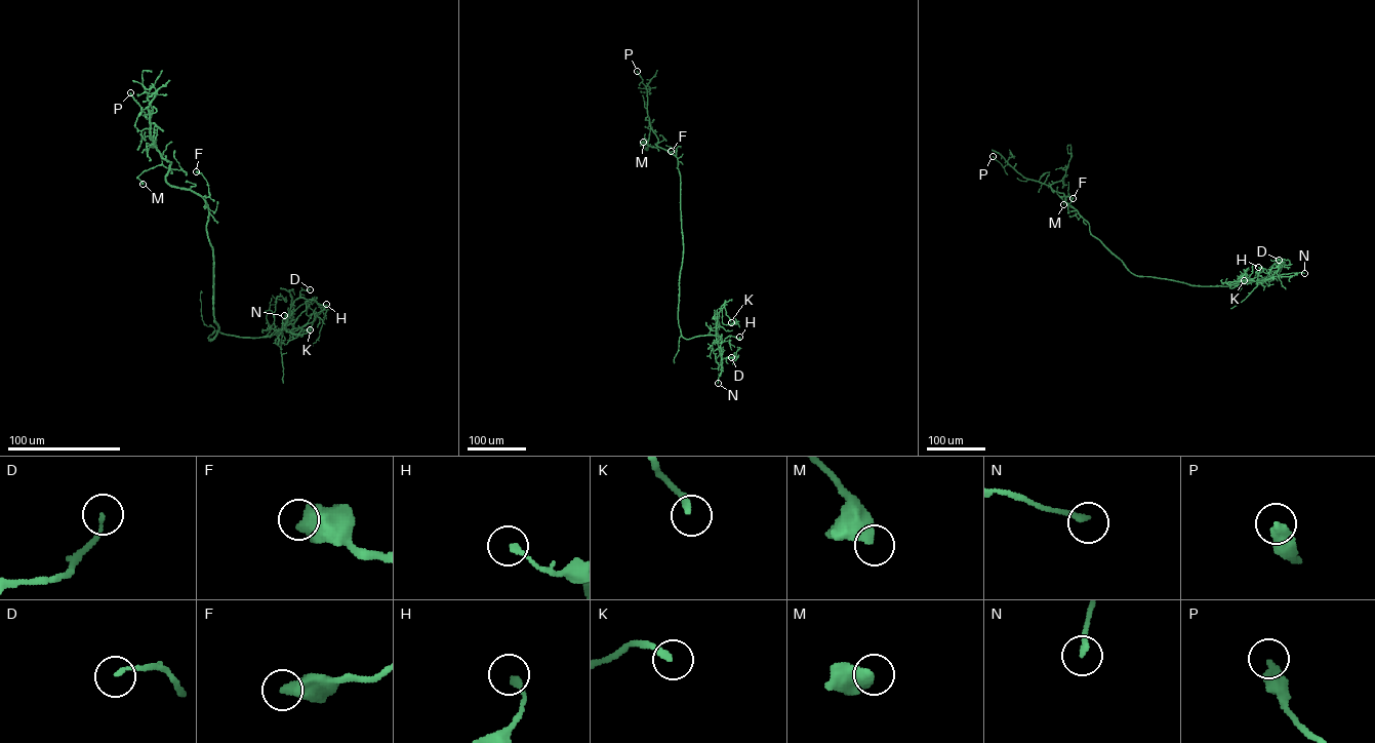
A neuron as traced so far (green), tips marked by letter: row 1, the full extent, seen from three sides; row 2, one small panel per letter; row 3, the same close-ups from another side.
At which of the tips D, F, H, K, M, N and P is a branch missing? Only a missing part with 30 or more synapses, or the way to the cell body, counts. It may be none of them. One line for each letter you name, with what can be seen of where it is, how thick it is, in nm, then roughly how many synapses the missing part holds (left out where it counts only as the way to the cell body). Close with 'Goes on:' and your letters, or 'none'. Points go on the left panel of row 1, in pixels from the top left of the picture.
Goes on: none

